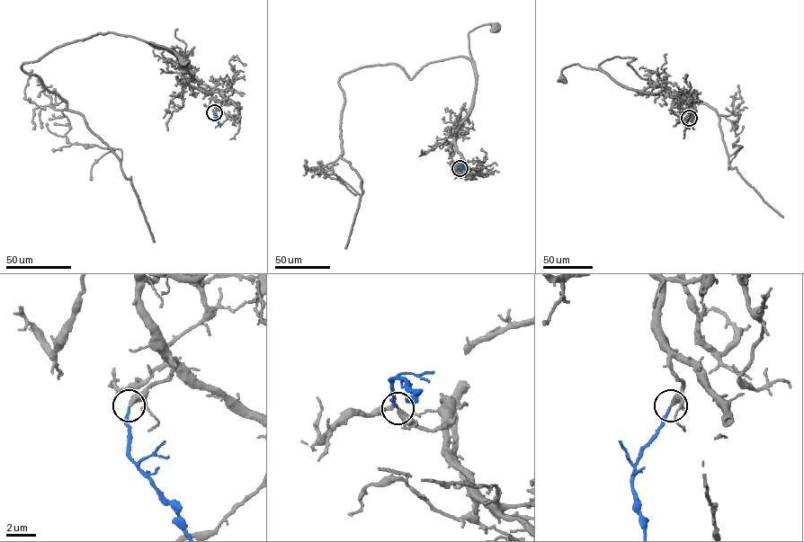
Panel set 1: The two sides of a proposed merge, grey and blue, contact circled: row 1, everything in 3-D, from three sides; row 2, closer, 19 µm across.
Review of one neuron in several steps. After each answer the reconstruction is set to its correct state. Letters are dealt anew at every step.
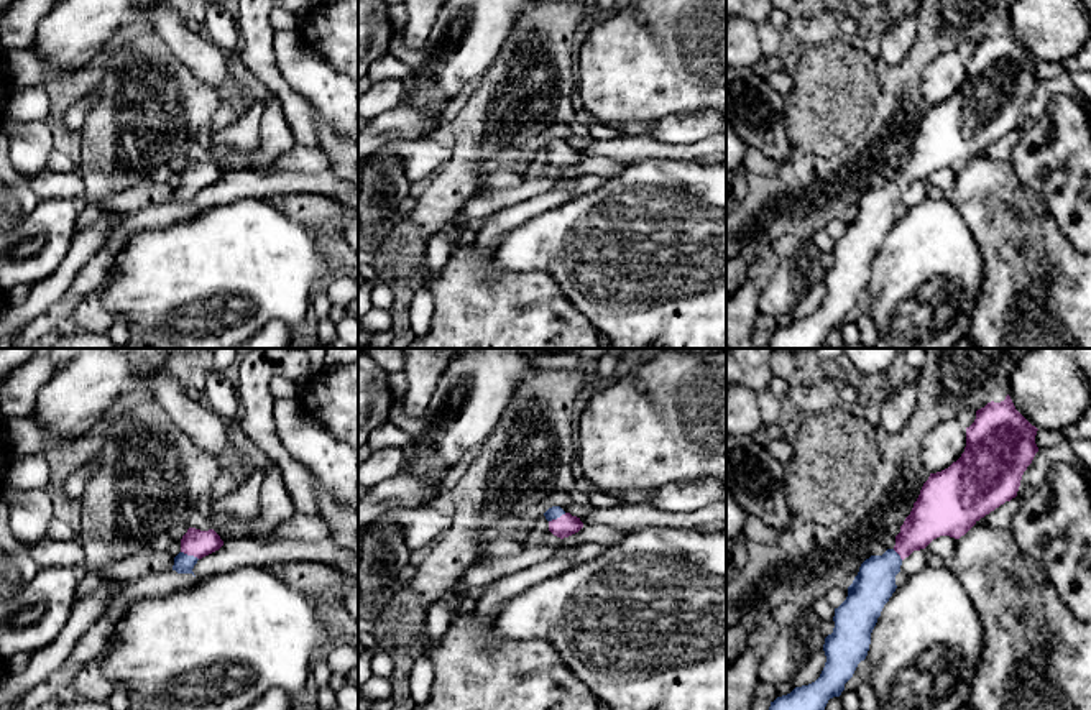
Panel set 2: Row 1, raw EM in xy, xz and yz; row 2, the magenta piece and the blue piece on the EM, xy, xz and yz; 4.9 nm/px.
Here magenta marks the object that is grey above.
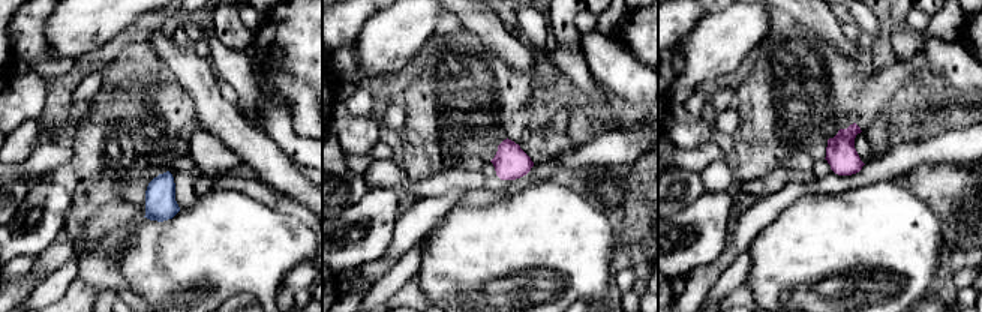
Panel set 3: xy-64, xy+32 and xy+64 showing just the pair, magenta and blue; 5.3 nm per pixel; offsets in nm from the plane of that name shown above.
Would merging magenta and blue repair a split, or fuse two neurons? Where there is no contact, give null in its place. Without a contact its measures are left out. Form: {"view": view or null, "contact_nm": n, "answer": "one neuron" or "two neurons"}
{"view": "xy", "contact_nm": 100, "answer": "one neuron"}

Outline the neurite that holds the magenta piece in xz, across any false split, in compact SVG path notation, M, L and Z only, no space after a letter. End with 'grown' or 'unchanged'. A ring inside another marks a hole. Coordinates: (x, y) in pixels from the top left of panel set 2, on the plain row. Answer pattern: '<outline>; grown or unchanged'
M552 138L544 145L546 151L549 153L549 163L564 171L583 159L580 150L565 145L560 138Z; grown

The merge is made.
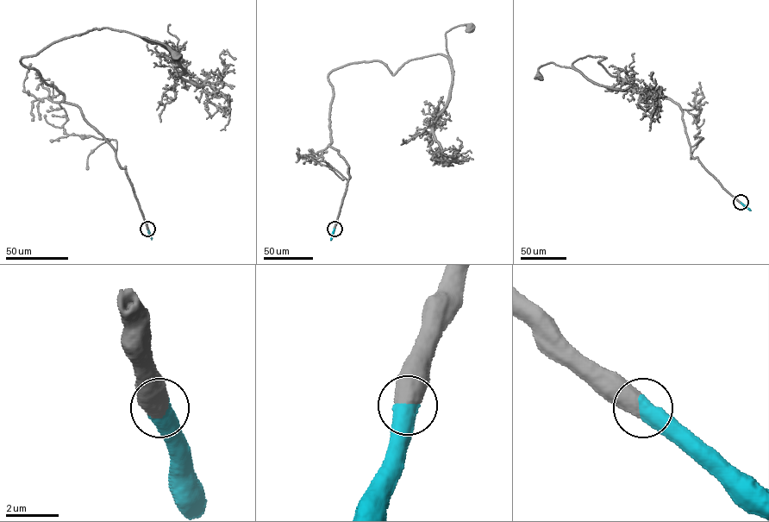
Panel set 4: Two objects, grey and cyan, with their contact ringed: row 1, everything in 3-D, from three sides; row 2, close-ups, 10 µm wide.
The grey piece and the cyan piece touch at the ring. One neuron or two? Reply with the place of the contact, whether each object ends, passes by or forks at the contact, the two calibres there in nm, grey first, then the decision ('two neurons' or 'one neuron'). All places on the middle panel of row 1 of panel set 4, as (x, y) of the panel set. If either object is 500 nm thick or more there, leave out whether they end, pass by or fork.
place (334, 229); calibres 700 and 650 nm; one neuron

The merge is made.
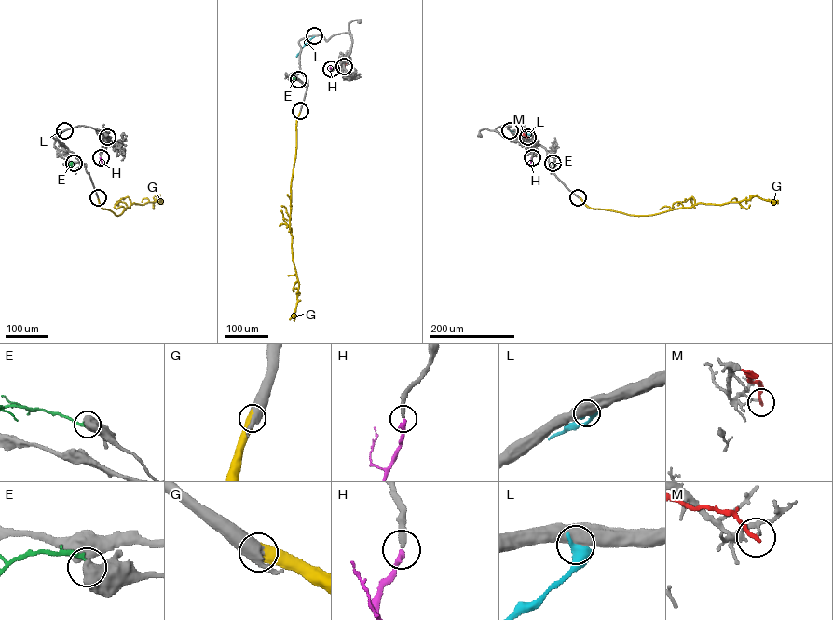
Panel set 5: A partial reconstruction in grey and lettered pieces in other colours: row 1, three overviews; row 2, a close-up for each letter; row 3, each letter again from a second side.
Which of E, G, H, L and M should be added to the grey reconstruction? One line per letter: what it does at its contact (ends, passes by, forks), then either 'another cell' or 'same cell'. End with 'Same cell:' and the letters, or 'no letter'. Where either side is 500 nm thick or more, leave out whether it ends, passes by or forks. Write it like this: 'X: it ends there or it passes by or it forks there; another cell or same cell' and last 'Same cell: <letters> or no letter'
E: another cell
G: same cell
H: it ends there; same cell
L: another cell
M: it ends there; another cell
Same cell: G, H

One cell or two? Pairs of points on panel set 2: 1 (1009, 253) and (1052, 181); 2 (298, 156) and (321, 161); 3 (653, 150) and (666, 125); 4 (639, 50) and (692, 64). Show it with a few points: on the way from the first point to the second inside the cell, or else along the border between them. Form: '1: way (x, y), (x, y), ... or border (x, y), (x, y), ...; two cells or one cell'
1: border (1014, 171), (1042, 199), (1060, 232); two cells
2: way (303, 158), (316, 160); one cell
3: border (648, 133), (666, 143), (694, 143), (697, 140); two cells
4: way (653, 55), (679, 55); one cell

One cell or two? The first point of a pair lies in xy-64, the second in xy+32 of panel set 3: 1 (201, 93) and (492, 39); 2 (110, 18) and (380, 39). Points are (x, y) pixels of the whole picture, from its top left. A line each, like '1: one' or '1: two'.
1: one
2: one

